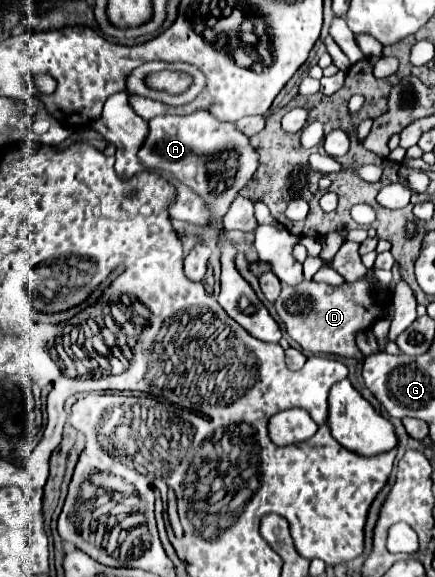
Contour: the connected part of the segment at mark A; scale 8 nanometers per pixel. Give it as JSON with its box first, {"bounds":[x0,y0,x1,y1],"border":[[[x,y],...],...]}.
{"bounds":[139,111,257,221],"border":[[[205,111],[185,117],[161,115],[151,119],[149,135],[139,149],[139,161],[145,169],[165,171],[191,187],[207,203],[213,221],[225,217],[237,193],[257,169],[257,153],[249,145],[249,139],[233,123],[221,123]]]}

